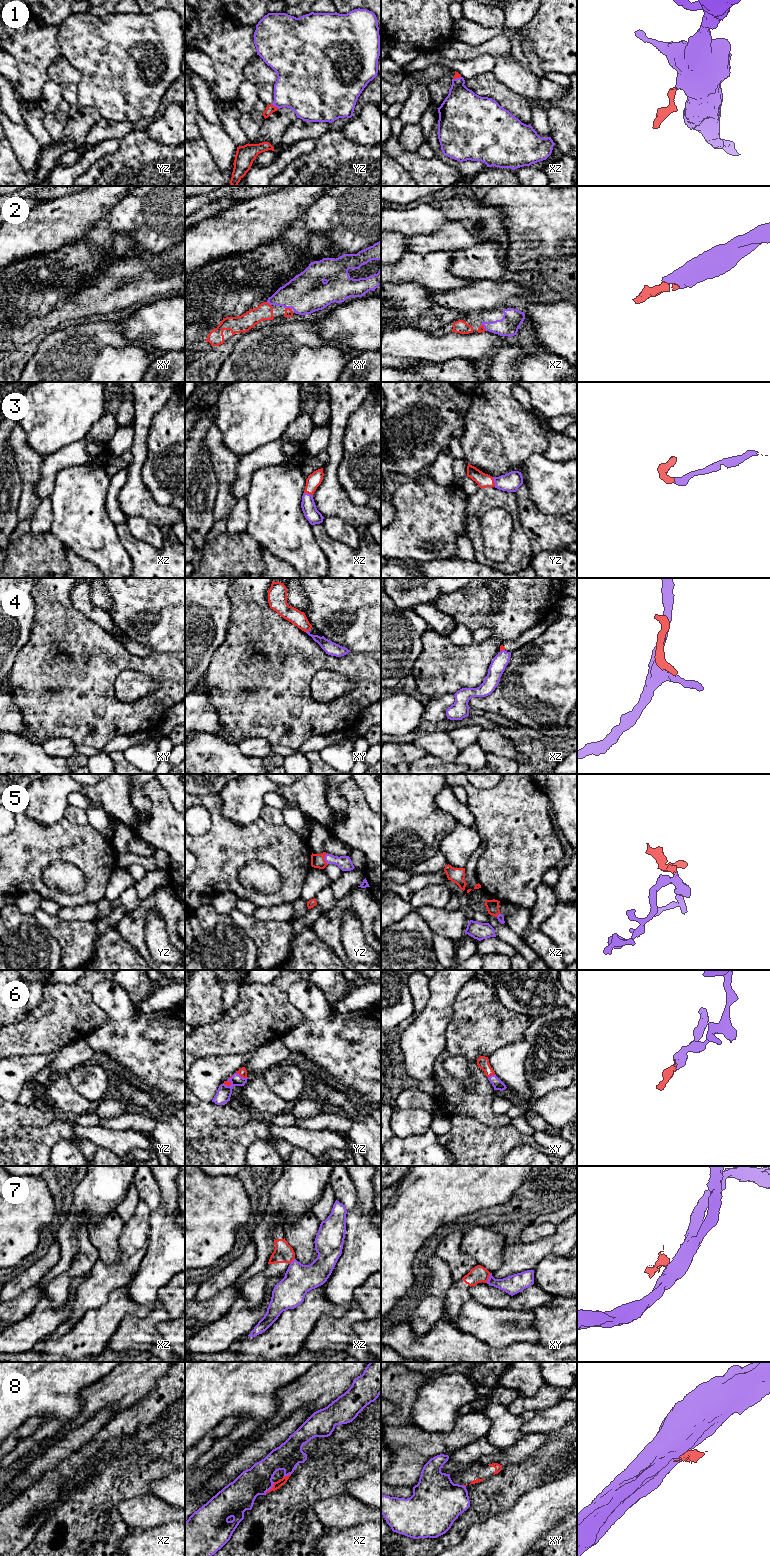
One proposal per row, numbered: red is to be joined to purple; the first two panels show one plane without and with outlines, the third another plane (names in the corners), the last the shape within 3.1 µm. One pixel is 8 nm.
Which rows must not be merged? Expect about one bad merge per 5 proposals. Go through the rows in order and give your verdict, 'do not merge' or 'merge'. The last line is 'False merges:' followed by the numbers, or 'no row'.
1: merge
2: merge
3: merge
4: do not merge
5: merge
6: merge
7: do not merge
8: do not merge
False merges: 4, 7, 8

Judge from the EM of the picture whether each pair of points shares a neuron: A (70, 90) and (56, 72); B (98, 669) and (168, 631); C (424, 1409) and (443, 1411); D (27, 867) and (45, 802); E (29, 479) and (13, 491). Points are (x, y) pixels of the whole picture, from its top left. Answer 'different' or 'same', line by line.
A: different
B: different
C: same
D: different
E: different

